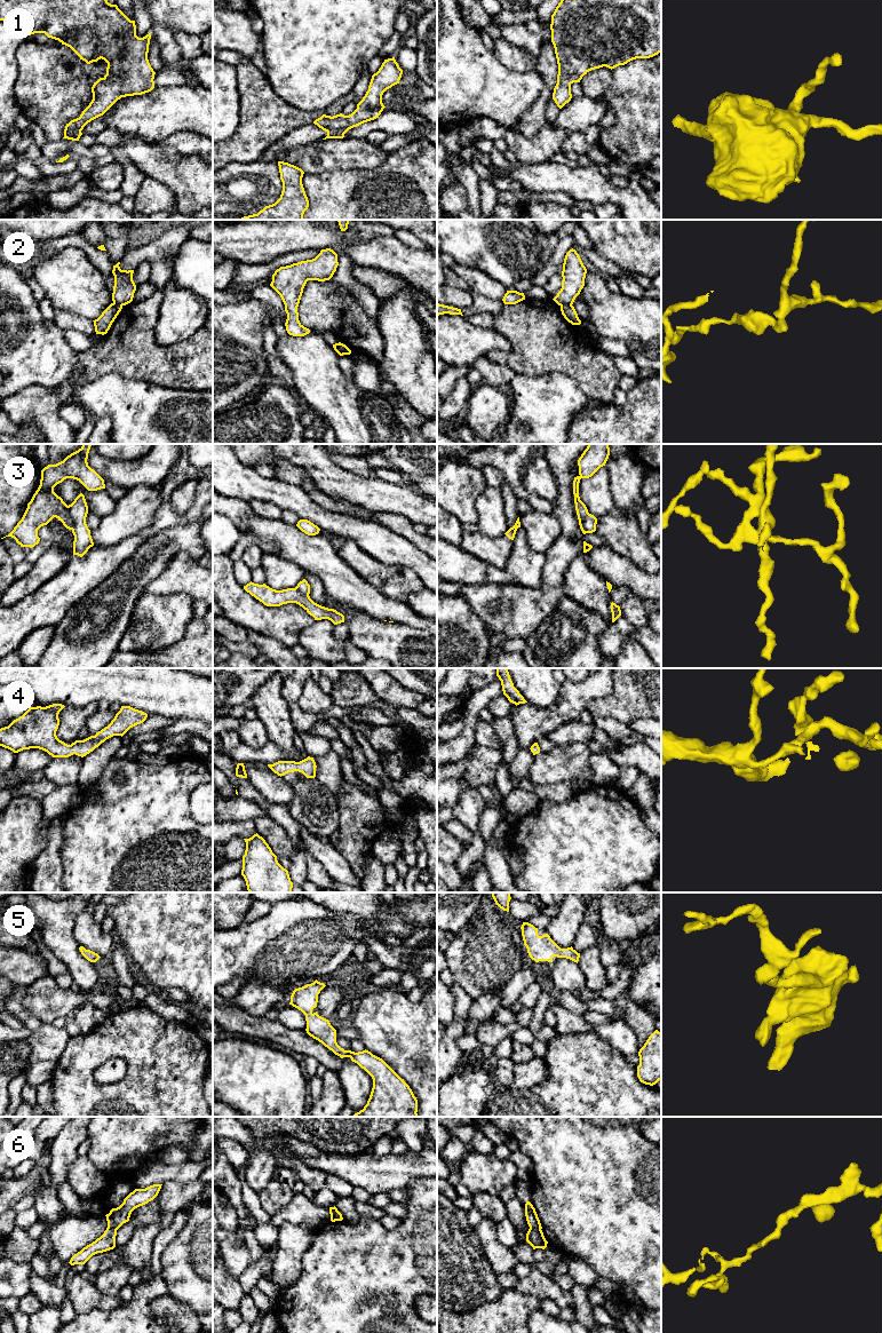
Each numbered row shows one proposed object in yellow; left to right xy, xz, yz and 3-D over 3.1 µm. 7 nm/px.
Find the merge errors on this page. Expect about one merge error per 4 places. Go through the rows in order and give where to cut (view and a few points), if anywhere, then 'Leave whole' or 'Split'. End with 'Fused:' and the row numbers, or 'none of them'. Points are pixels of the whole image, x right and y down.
1: No split. Leave whole
2: Split along yz (571, 303), (561, 306). Split
3: Split along xy (68, 506), (68, 513), (72, 520), (72, 529). Split
4: No split. Leave whole
5: No split. Leave whole
6: Split along yz (530, 1227), (540, 1230). Split
Fused: 2, 3, 6

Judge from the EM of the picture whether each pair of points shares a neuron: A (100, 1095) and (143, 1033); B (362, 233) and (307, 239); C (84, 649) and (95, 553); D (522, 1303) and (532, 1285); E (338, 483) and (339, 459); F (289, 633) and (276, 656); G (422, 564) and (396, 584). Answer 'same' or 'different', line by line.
A: same
B: different
C: different
D: different
E: different
F: different
G: different

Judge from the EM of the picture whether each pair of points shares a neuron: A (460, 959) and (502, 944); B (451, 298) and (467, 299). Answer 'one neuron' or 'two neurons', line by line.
A: one neuron
B: one neuron

